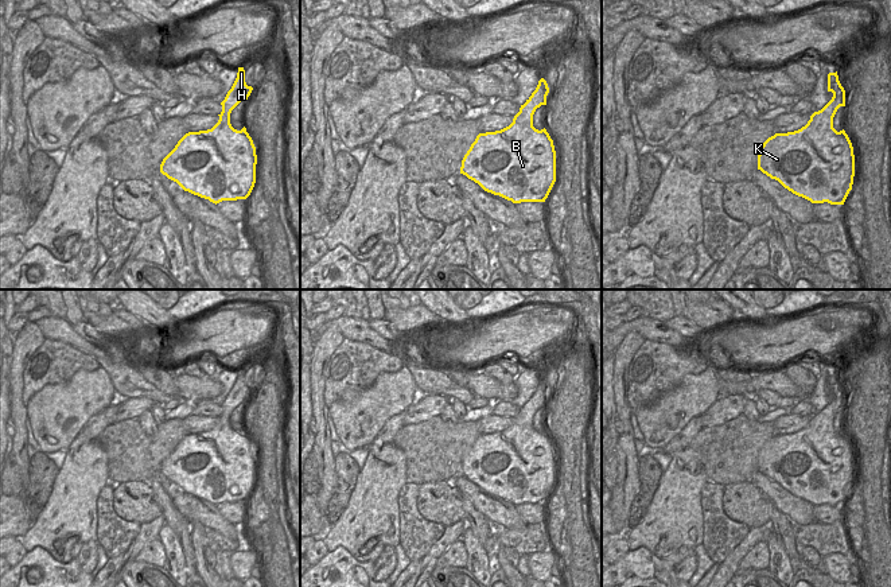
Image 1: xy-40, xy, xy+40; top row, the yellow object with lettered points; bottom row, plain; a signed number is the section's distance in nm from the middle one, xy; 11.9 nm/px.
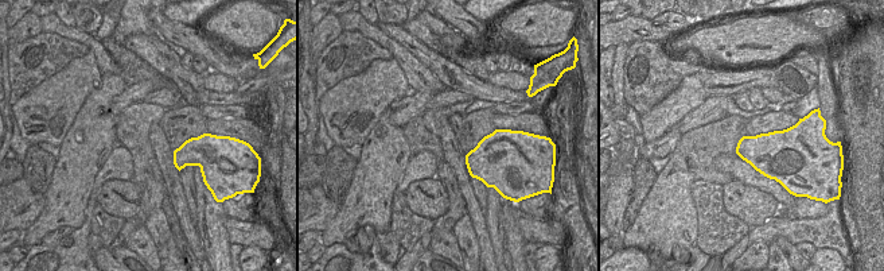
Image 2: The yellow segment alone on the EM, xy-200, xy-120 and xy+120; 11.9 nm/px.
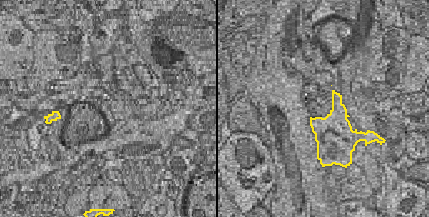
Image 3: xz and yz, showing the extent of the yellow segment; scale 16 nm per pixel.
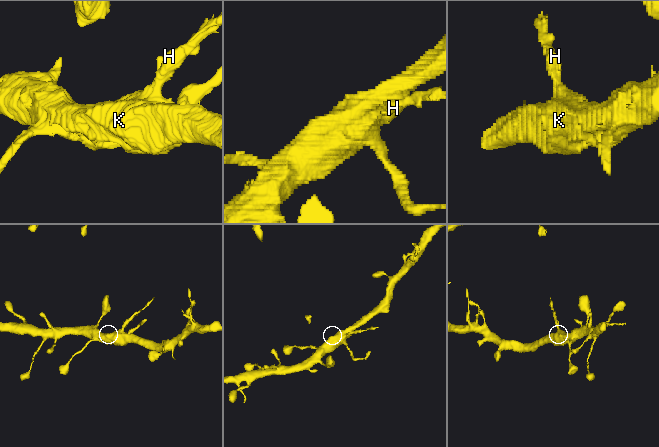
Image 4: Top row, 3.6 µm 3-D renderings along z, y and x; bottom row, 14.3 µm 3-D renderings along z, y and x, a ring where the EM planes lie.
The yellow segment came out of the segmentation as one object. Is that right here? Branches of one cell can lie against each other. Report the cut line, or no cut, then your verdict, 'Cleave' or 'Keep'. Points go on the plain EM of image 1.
Split along xy+40 (820, 412), (831, 427). Cleave

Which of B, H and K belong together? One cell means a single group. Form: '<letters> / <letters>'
B K / H

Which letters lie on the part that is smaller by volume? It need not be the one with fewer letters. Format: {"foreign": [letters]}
{"foreign": ["H"]}

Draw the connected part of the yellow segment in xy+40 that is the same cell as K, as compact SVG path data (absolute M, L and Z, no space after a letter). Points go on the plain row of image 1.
M814 413L801 431L769 439L759 451L758 471L812 505L844 506L855 478L853 448L845 432L837 434L825 419Z

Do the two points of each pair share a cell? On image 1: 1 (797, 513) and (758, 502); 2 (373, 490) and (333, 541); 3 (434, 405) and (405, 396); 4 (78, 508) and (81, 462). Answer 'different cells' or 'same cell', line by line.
1: different cells
2: same cell
3: different cells
4: same cell

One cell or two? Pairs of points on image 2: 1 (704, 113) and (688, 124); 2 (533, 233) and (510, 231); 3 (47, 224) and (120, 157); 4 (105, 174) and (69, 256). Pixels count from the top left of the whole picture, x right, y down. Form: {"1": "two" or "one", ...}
{"1": "one", "2": "two", "3": "two", "4": "one"}

